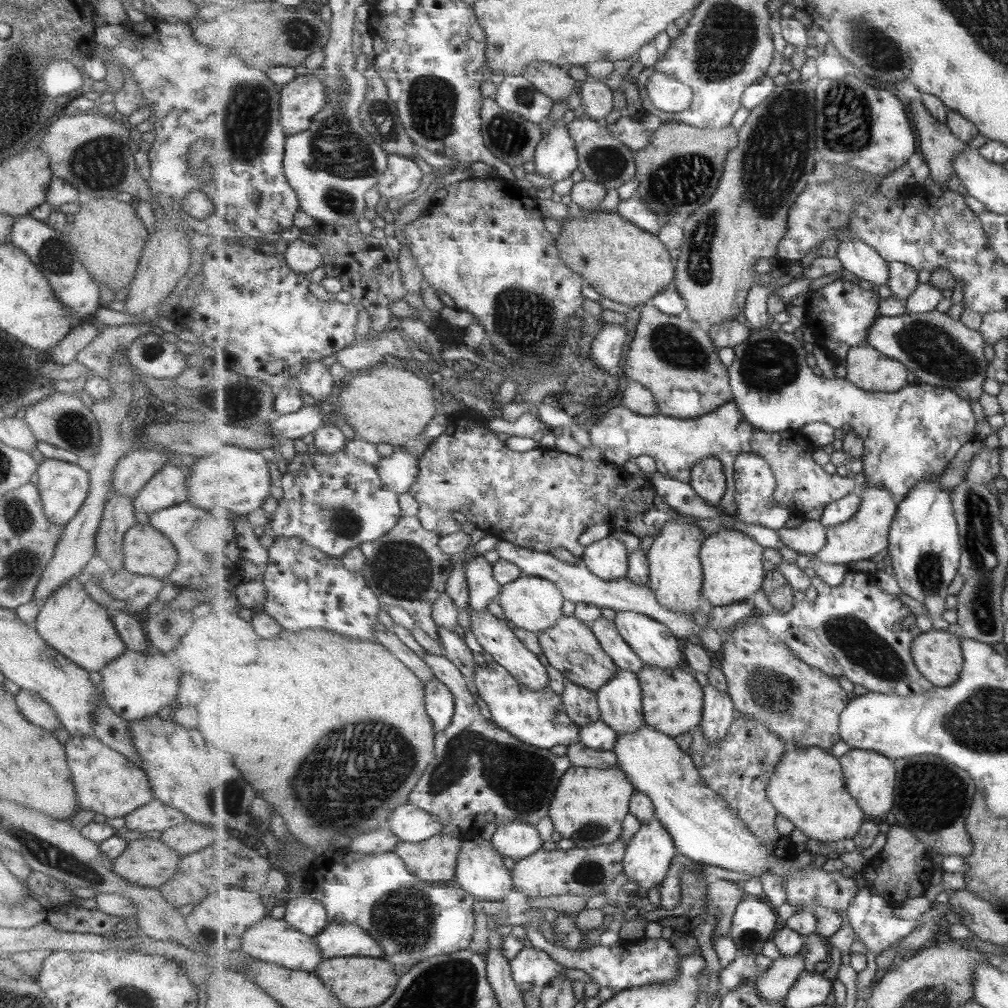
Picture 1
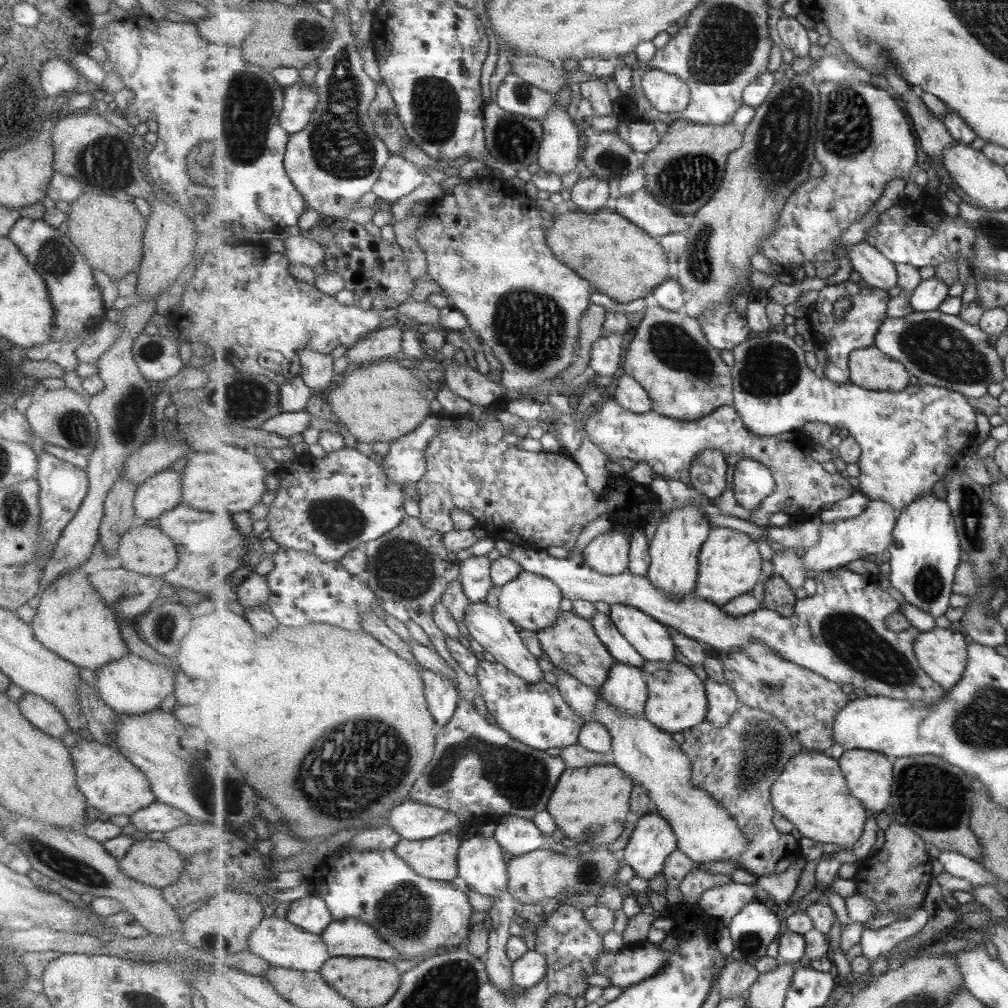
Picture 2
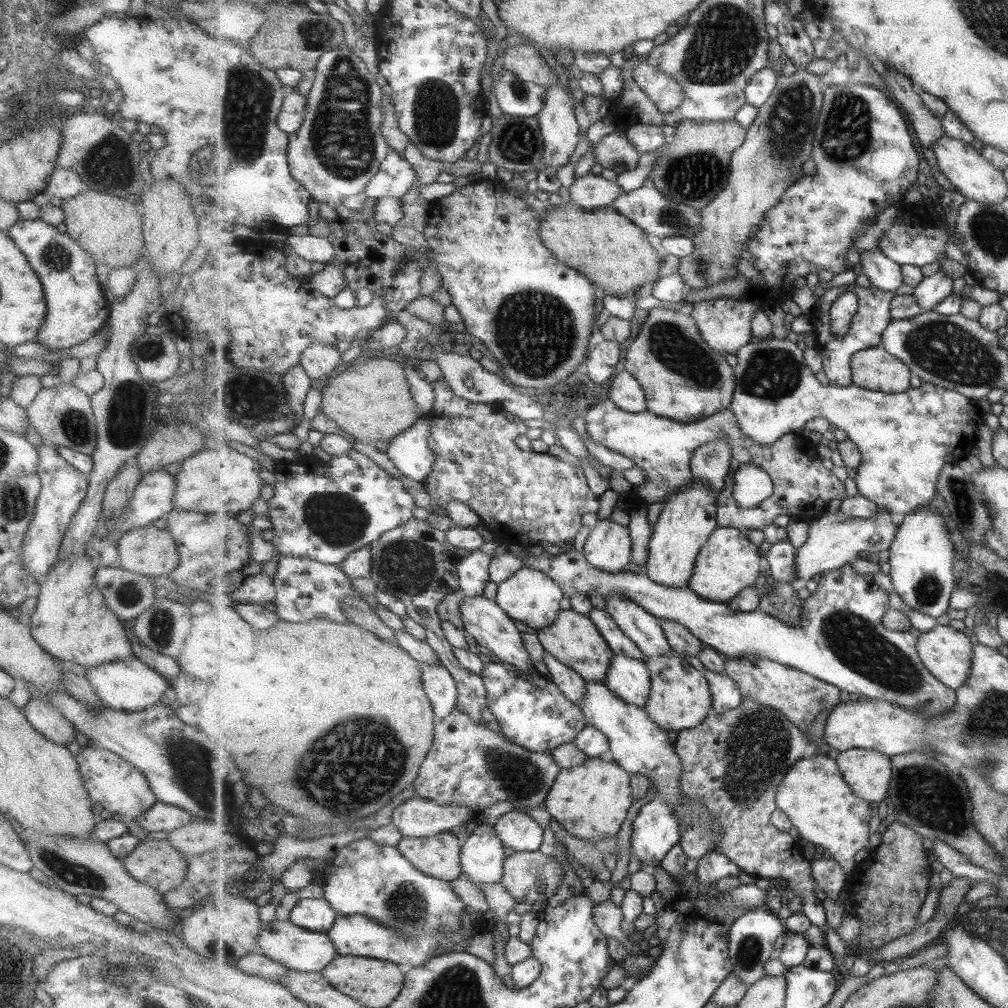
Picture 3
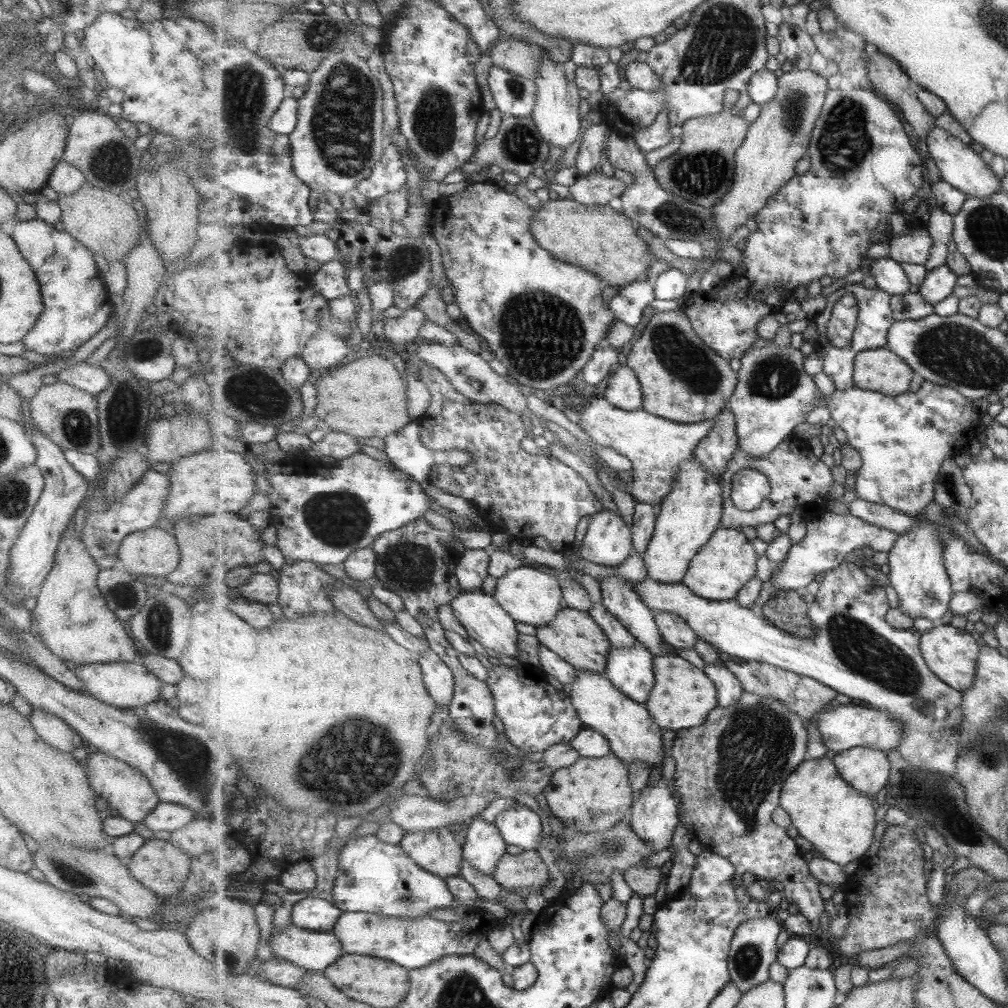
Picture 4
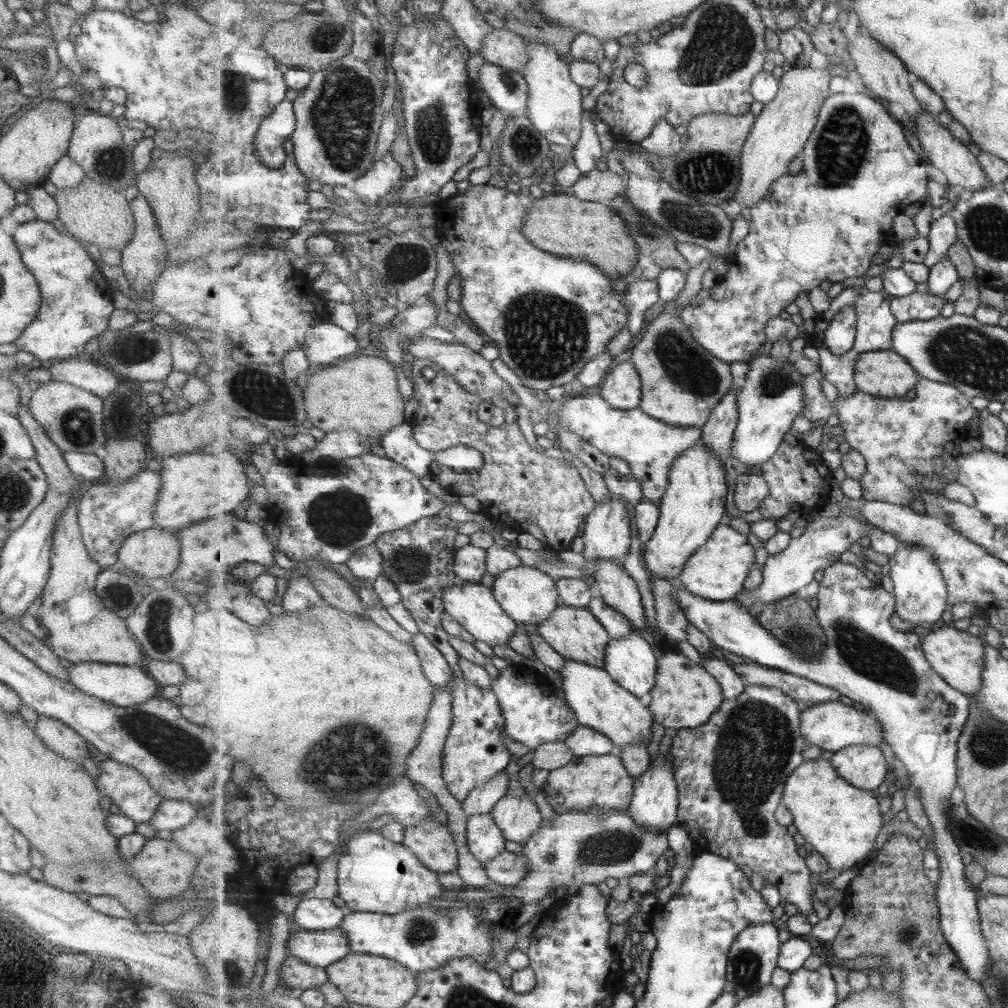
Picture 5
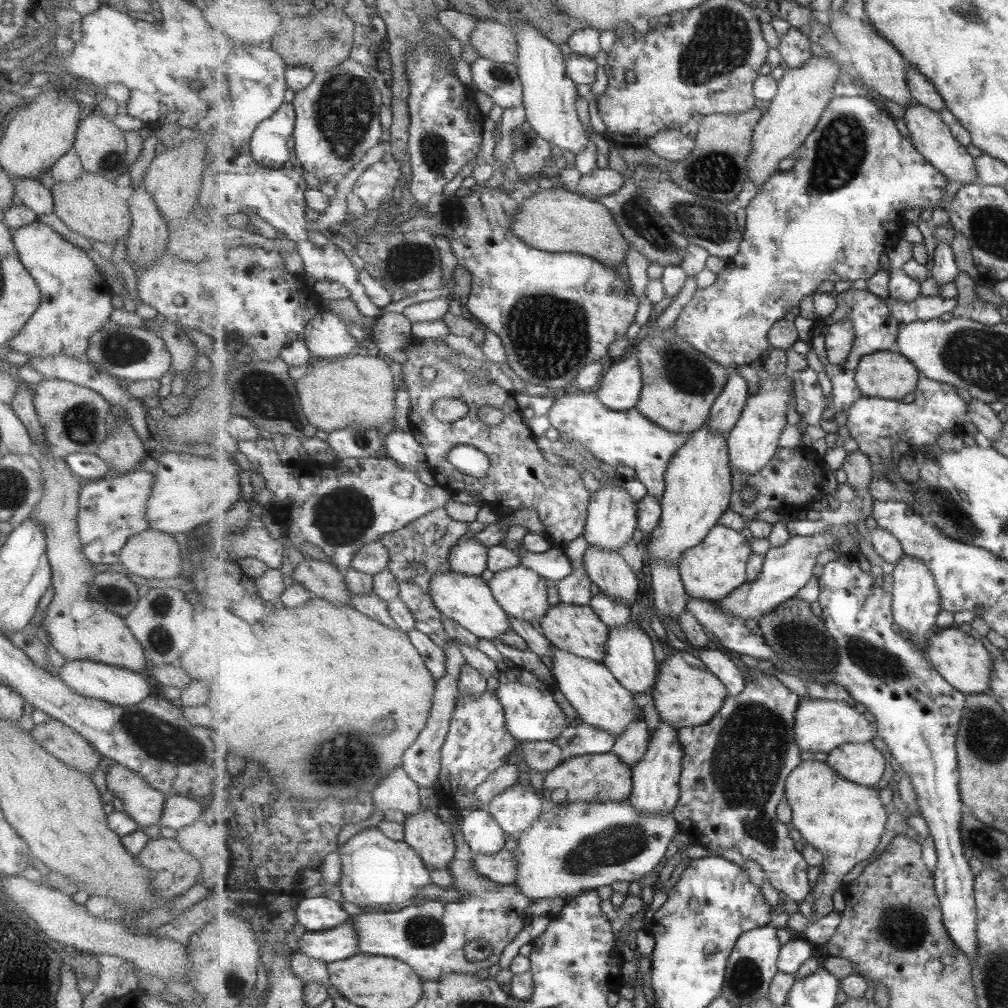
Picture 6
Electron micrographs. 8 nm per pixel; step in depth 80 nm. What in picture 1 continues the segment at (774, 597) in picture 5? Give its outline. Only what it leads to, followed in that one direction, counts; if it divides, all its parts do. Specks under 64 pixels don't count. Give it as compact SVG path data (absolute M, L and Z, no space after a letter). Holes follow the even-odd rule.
M877 483L865 485L862 501L857 514L845 524L827 529L828 543L819 554L811 557L831 564L847 564L859 560L871 560L881 550L887 549L890 541L890 528L898 513L901 497L896 497L890 490Z

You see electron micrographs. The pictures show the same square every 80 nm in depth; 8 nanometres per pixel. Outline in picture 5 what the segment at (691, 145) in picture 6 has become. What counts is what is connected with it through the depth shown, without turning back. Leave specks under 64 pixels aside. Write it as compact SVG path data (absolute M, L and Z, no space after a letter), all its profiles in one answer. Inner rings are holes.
M661 118L650 135L641 142L642 148L647 153L656 154L661 158L675 156L681 152L684 144L681 142L681 134L665 118Z

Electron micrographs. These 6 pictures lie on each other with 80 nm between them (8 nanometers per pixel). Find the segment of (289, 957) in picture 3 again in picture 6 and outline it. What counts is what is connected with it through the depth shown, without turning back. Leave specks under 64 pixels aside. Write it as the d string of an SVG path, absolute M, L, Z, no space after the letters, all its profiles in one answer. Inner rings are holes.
M352 919L343 923L337 928L325 930L321 932L306 931L306 933L298 940L301 953L322 960L323 962L331 963L354 957L359 954L359 931L355 931L354 922Z

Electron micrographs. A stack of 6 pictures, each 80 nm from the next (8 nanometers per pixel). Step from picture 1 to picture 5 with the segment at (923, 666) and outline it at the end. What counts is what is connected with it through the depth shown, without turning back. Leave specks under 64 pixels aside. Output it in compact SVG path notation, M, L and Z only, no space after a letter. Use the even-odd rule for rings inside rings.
M950 624L922 633L922 649L931 666L946 679L951 686L963 691L968 697L974 695L983 684L983 673L986 665L986 643L981 643L979 637L964 630L959 630Z

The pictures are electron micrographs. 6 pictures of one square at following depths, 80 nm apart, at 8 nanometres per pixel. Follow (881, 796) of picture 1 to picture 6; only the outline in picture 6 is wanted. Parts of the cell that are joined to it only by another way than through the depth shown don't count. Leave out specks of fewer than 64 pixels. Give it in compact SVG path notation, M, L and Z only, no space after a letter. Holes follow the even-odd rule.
M871 742L847 743L828 753L827 764L851 782L877 788L881 782L887 760Z

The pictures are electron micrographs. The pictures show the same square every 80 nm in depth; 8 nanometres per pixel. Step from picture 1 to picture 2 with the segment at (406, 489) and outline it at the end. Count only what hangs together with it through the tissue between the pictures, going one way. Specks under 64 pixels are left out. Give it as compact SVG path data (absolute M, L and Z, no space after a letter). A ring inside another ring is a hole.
M433 414L419 428L390 445L382 468L388 477L401 486L419 482L427 472L425 452L431 439L442 430L439 415Z

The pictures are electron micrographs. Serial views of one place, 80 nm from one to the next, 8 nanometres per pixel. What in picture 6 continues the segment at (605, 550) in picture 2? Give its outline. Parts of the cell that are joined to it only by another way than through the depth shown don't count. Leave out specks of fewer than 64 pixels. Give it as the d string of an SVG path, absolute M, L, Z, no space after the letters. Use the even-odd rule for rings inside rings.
M615 474L612 484L604 484L598 491L592 493L589 505L586 530L583 533L590 546L598 546L601 550L621 550L635 540L634 532L638 527L638 503L621 489L617 482L624 481L623 476Z

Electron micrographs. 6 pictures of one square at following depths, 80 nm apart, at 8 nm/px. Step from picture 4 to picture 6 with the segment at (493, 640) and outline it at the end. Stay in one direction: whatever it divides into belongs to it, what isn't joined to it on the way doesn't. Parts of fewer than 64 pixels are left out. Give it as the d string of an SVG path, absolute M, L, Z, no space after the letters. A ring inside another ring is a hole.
M454 570L440 572L432 578L431 588L435 606L443 611L444 616L456 620L479 638L486 638L492 642L513 629L510 616L495 598L489 581L485 581L480 576L461 574Z

